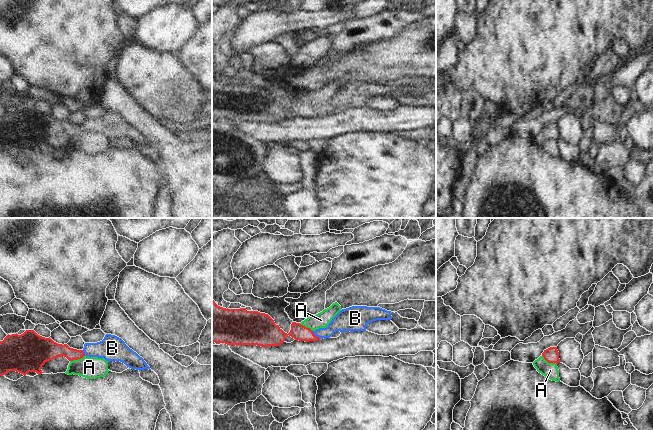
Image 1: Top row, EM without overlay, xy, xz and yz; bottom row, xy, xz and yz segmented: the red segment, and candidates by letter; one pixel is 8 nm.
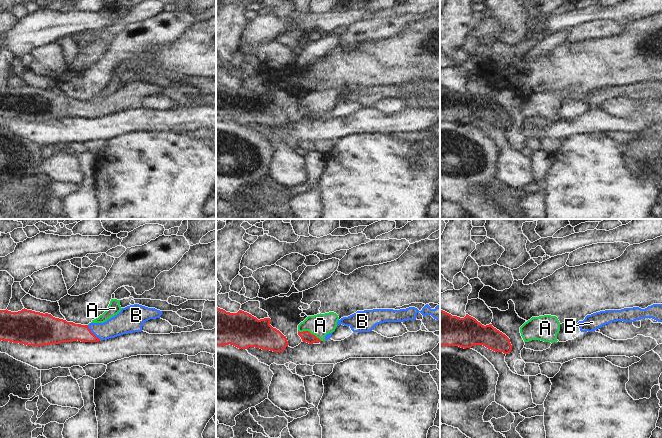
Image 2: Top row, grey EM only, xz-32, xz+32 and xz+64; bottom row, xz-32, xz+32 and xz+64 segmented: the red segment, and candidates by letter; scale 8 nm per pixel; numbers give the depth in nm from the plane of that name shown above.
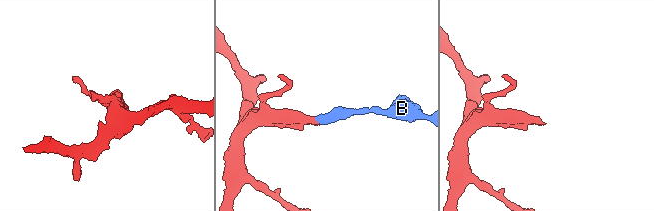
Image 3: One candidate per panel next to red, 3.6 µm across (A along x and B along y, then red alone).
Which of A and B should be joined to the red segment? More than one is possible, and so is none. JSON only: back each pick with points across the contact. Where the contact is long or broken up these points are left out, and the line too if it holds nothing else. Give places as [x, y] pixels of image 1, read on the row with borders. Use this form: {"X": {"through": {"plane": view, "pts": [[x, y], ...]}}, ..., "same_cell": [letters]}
{"B": {"through": {"plane": "xz", "pts": [[299, 332], [316, 336], [328, 332], [343, 321]]}}, "same_cell": ["B"]}

